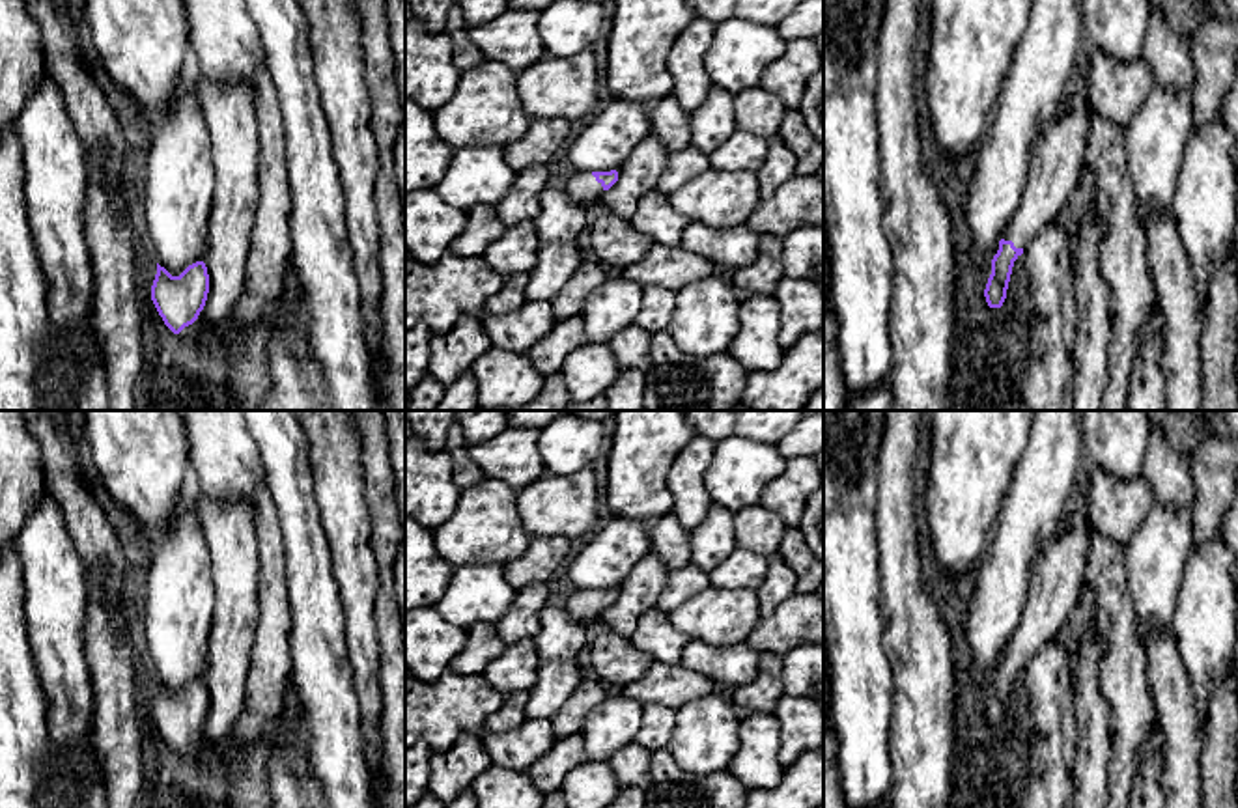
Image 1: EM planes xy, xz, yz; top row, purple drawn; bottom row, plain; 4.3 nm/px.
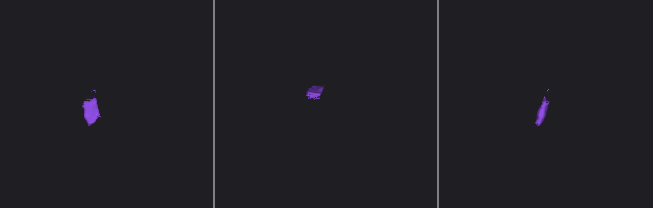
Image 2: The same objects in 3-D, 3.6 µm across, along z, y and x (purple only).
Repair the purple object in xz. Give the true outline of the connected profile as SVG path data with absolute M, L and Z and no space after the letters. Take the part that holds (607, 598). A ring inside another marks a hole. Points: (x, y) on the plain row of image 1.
M573 590L566 599L568 614L581 621L583 625L590 625L596 620L601 620L605 608L609 608L618 599L618 590Z

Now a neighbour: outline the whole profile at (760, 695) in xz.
M760 653L756 677L732 689L730 702L751 713L775 713L782 690L782 655Z

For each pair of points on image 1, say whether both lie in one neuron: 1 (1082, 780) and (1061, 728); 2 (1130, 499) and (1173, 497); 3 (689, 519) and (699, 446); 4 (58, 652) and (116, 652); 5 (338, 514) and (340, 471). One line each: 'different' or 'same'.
1: different
2: different
3: same
4: different
5: same

